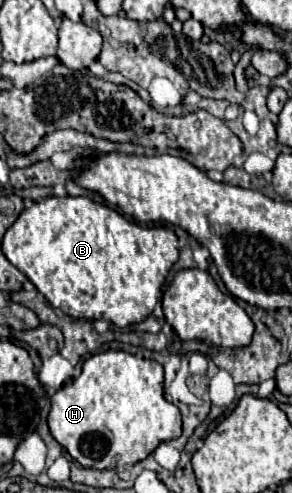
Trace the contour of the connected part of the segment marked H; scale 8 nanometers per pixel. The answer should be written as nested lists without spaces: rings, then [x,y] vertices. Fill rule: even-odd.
[[[104,351],[88,357],[82,365],[82,373],[70,385],[64,385],[56,395],[52,395],[48,427],[52,437],[82,467],[116,469],[118,465],[138,463],[146,459],[162,441],[180,437],[182,419],[178,407],[164,399],[164,371],[156,361],[124,351]]]

